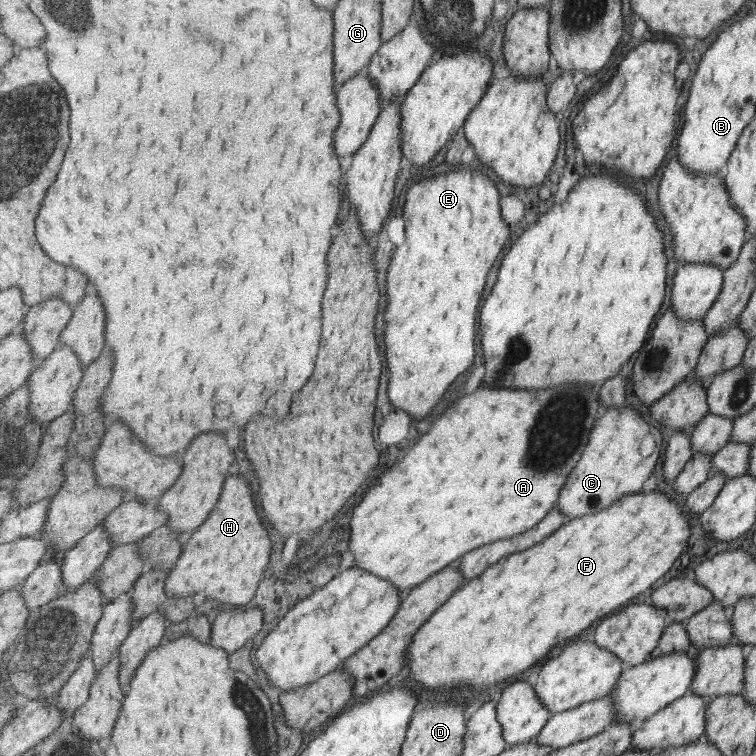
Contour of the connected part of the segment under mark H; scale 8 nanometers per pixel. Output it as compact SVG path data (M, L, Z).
M237 474L227 478L227 486L223 490L223 496L219 499L218 505L213 509L211 516L195 531L185 539L182 555L175 566L168 573L165 590L169 599L189 598L194 594L205 594L205 598L216 599L226 607L243 607L249 604L265 577L265 568L271 560L271 550L273 550L273 540L263 524L255 494L251 488L251 482Z

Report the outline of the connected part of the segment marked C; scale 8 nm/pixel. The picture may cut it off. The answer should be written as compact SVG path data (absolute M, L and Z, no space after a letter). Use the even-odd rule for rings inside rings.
M625 403L615 410L609 410L595 423L581 460L571 471L559 495L555 507L566 516L566 523L588 514L597 514L613 506L626 494L641 490L661 458L663 439L660 430L647 422L637 410L625 407Z

